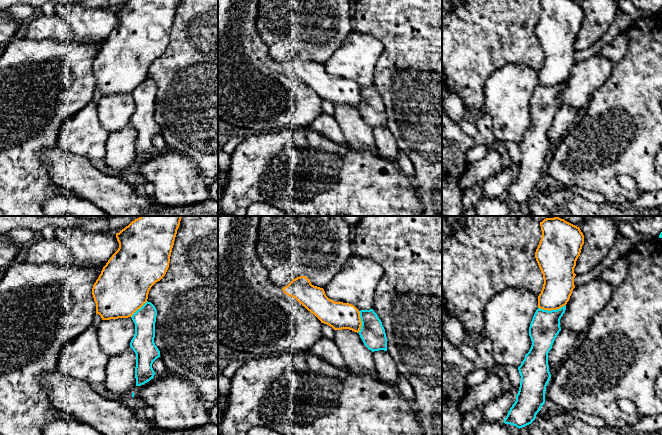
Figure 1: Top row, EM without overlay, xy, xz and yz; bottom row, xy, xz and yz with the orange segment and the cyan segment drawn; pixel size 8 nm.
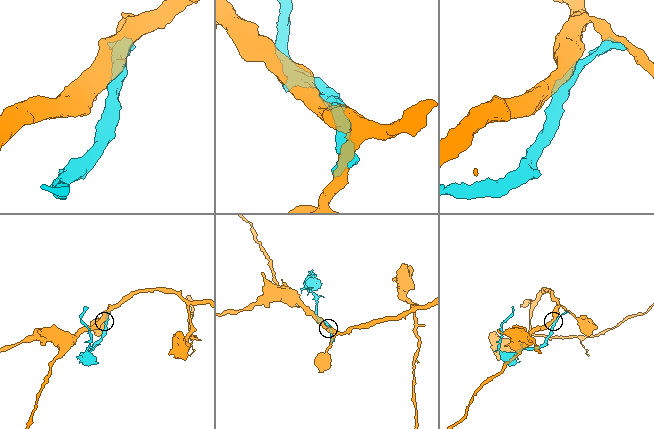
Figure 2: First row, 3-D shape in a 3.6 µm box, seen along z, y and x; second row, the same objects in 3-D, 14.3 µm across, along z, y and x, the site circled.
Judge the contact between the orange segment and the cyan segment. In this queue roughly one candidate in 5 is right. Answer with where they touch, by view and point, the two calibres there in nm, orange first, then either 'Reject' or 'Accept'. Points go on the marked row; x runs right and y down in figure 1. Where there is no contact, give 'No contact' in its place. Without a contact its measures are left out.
Touches orange at yz (551, 309). Thickness 240 nm (orange) against 240 nm. Reject

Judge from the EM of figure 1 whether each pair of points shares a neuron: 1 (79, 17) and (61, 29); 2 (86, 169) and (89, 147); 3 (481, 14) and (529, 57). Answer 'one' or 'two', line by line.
1: two
2: two
3: one

